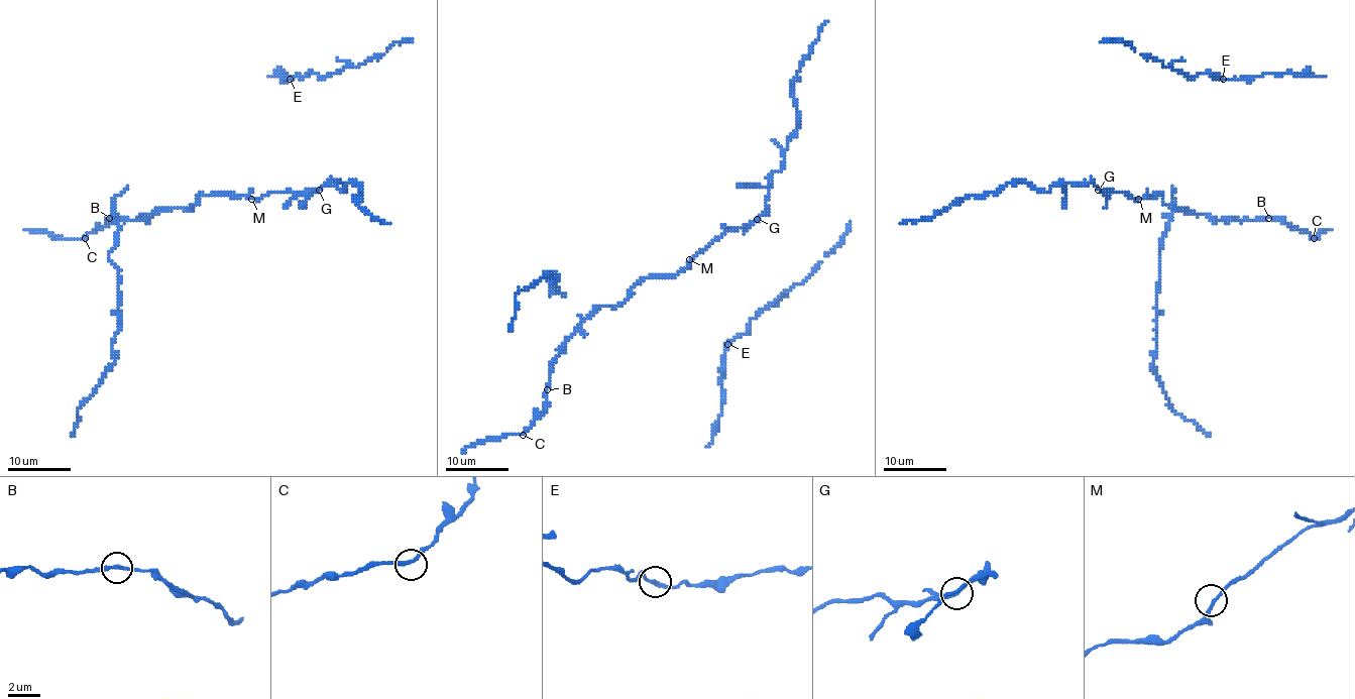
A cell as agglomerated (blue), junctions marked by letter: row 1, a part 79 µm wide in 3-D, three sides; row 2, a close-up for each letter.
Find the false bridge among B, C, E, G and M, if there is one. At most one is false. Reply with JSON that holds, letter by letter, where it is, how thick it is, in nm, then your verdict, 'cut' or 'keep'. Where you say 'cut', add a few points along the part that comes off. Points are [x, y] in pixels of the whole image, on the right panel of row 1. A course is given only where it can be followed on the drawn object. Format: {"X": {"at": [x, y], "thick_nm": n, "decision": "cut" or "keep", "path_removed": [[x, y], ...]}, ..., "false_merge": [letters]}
{"B": {"at": [1268, 218], "thick_nm": 240, "decision": "keep"}, "C": {"at": [1314, 238], "thick_nm": 240, "decision": "keep"}, "E": {"at": [1223, 79], "thick_nm": 240, "decision": "keep"}, "G": {"at": [1098, 190], "thick_nm": 240, "decision": "keep"}, "M": {"at": [1138, 199], "thick_nm": 200, "decision": "keep"}, "false_merge": []}

